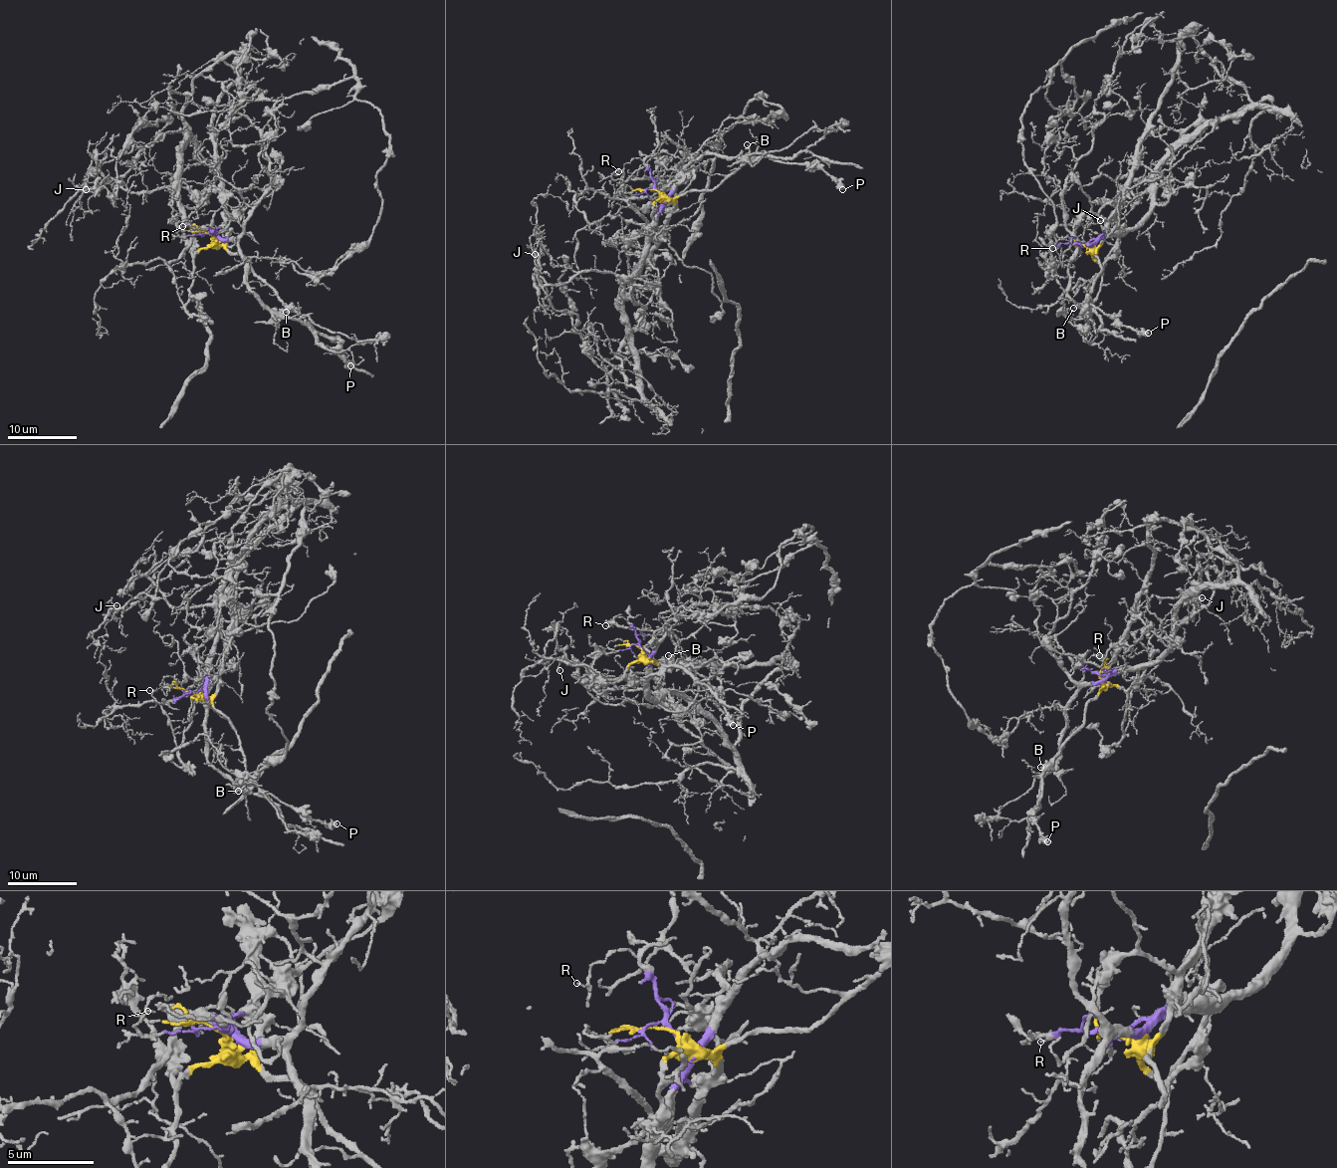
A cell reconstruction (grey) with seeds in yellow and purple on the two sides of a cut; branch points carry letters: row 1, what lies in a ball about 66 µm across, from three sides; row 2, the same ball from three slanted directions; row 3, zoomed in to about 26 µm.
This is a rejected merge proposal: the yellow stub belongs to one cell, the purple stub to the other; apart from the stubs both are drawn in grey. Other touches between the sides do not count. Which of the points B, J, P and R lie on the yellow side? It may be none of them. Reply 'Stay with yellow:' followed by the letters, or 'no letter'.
Stay with yellow: B, P

